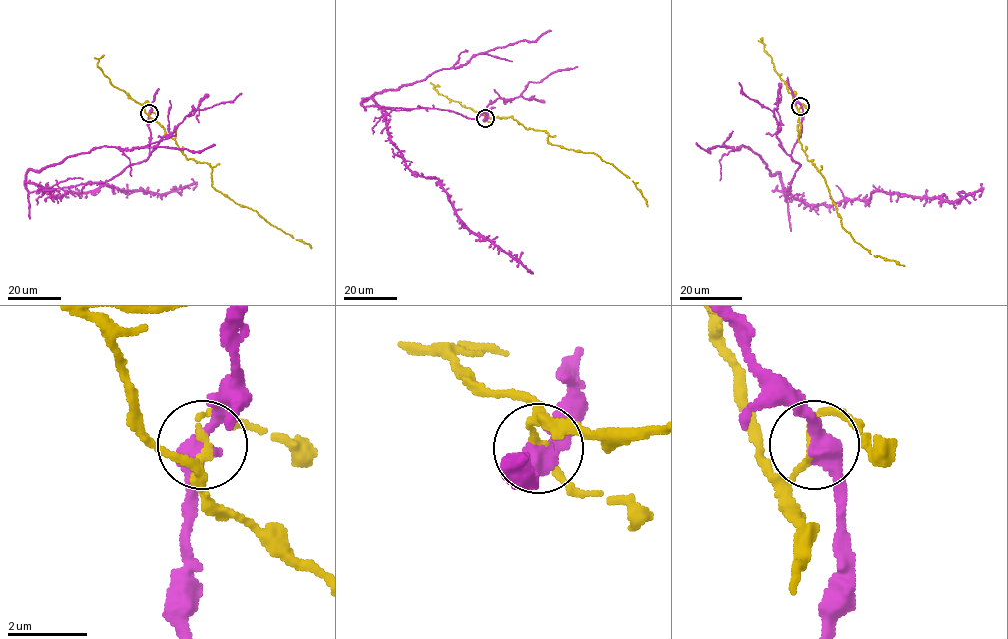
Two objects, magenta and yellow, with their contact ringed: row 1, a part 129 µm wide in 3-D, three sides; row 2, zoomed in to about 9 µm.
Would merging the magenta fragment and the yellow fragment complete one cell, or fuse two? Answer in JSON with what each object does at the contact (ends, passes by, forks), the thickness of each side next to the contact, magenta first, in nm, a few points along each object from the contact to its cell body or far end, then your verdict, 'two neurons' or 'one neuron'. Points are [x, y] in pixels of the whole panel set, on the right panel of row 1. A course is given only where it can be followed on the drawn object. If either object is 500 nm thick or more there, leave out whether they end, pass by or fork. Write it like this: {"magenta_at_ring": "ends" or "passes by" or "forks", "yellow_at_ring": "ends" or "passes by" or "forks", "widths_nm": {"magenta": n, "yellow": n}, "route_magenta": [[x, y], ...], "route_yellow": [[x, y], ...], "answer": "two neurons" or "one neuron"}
{"magenta_at_ring": "passes by", "yellow_at_ring": "passes by", "widths_nm": {"magenta": 480, "yellow": 130}, "route_magenta": [[801, 106], [791, 153], [800, 165], [786, 199], [781, 176], [750, 149], [709, 152], [696, 143]], "route_yellow": [[800, 106], [798, 139], [801, 149], [824, 179], [841, 226], [871, 254], [904, 266]], "answer": "two neurons"}

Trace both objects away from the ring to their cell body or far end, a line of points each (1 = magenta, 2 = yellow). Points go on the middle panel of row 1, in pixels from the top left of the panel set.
1: (485, 119), (485, 111), (468, 118), (362, 103), (551, 30)
2: (485, 118), (512, 117), (526, 129), (546, 132), (548, 143), (552, 145), (595, 153), (629, 178), (647, 206)

